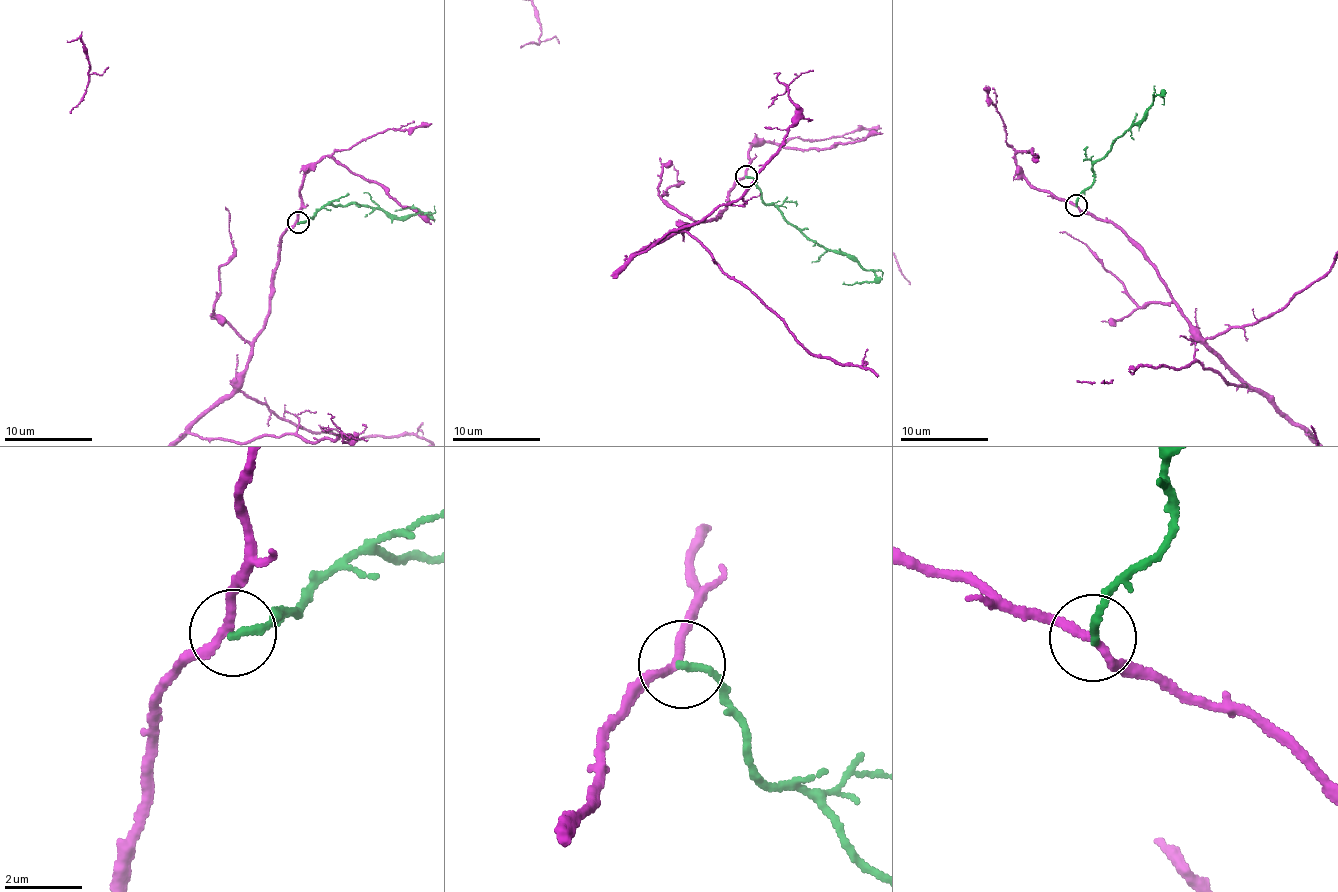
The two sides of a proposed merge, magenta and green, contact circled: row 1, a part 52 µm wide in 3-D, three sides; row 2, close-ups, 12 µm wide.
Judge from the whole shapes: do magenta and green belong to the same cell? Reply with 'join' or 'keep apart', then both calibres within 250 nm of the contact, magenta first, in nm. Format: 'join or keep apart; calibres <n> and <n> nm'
keep apart; calibres 220 and 180 nm

